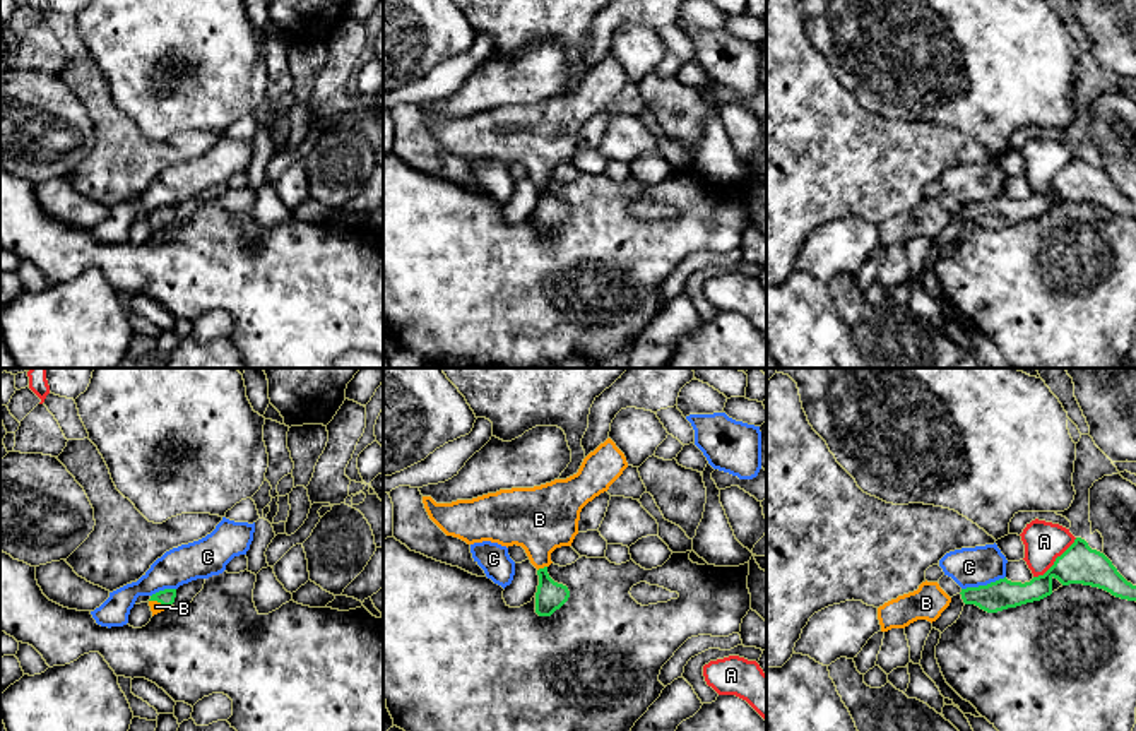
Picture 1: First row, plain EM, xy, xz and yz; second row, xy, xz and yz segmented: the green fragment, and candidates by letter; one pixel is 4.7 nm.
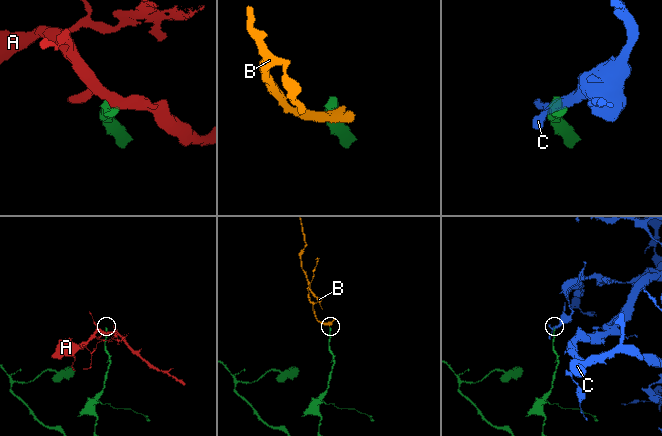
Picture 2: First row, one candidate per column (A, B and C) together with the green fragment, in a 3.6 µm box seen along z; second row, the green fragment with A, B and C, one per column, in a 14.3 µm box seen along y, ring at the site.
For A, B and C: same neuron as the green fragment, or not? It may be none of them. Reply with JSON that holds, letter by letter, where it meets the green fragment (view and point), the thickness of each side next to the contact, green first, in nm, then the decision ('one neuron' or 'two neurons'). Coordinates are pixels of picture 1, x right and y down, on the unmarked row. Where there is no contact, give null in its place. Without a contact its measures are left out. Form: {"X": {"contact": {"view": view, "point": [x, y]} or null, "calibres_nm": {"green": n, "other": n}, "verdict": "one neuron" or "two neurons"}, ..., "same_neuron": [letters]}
{"A": {"contact": {"view": "yz", "point": [1056, 177]}, "calibres_nm": {"green": 180, "other": 190}, "verdict": "two neurons"}, "B": {"contact": {"view": "xz", "point": [541, 185]}, "calibres_nm": {"green": 140, "other": 320}, "verdict": "one neuron"}, "C": {"contact": {"view": "yz", "point": [982, 202]}, "calibres_nm": {"green": 140, "other": 190}, "verdict": "two neurons"}, "same_neuron": ["B"]}

